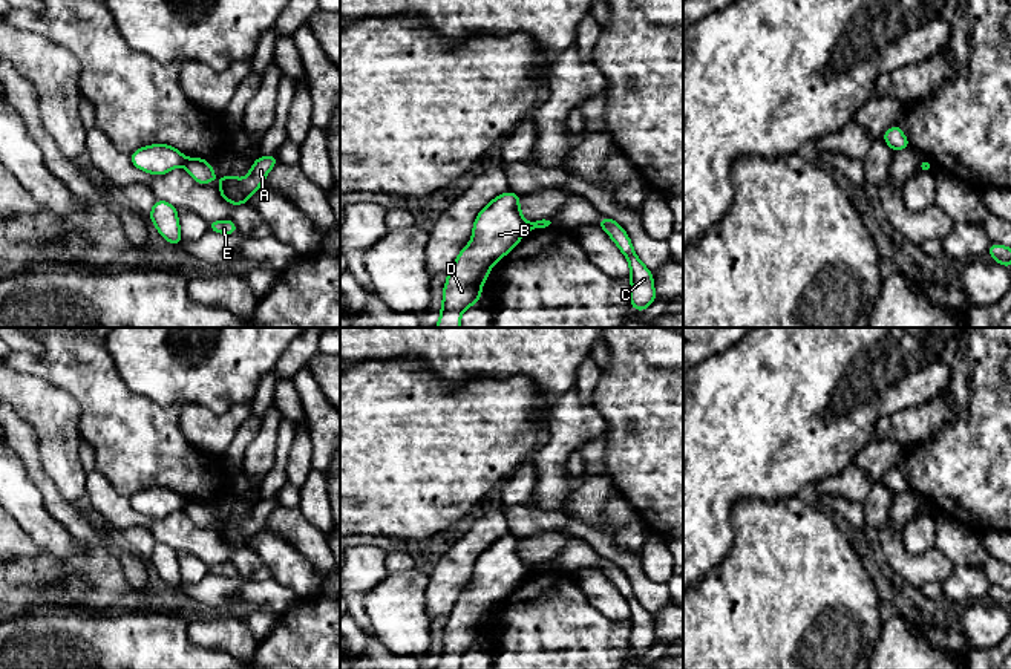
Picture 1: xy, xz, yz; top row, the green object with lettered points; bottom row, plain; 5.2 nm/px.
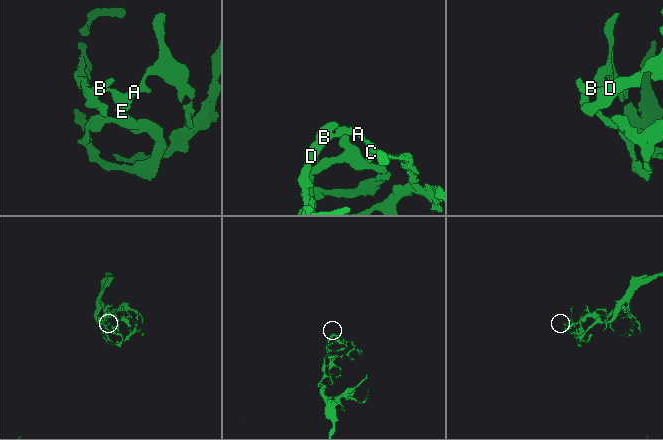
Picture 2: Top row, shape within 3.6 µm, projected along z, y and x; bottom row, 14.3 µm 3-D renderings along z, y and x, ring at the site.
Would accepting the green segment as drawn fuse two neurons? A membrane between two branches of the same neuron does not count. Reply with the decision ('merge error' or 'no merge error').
merge error

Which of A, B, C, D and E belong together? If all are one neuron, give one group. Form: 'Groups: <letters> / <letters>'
Groups: A C E / B D

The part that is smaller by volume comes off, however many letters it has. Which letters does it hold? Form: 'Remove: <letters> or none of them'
Remove: A, C, E

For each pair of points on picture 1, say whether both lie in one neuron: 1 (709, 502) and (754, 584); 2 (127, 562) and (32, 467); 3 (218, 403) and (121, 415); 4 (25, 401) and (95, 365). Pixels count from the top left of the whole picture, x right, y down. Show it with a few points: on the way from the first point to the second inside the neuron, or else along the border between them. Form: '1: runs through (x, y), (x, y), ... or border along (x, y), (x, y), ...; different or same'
1: border along (732, 507), (732, 545), (709, 571); different
2: runs through (101, 542), (91, 538), (49, 493); same
3: border along (141, 398), (150, 398), (158, 404), (178, 409); different
4: border along (22, 372), (37, 375), (65, 389), (81, 409); different

